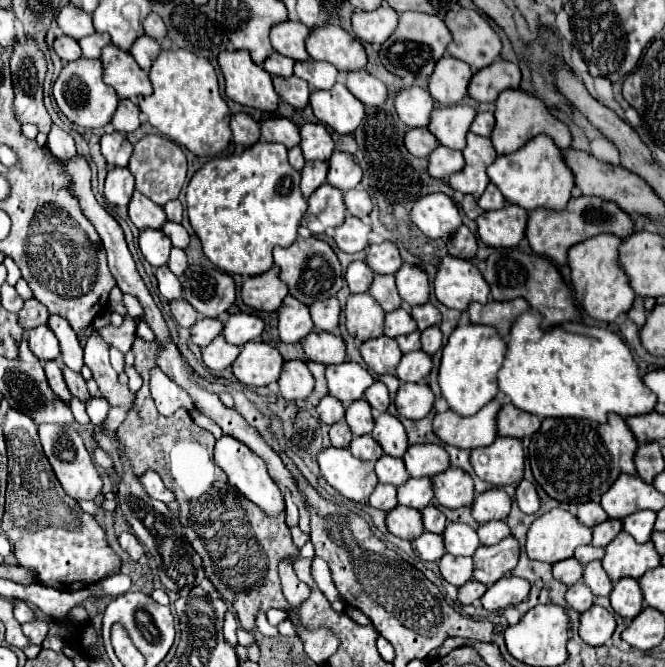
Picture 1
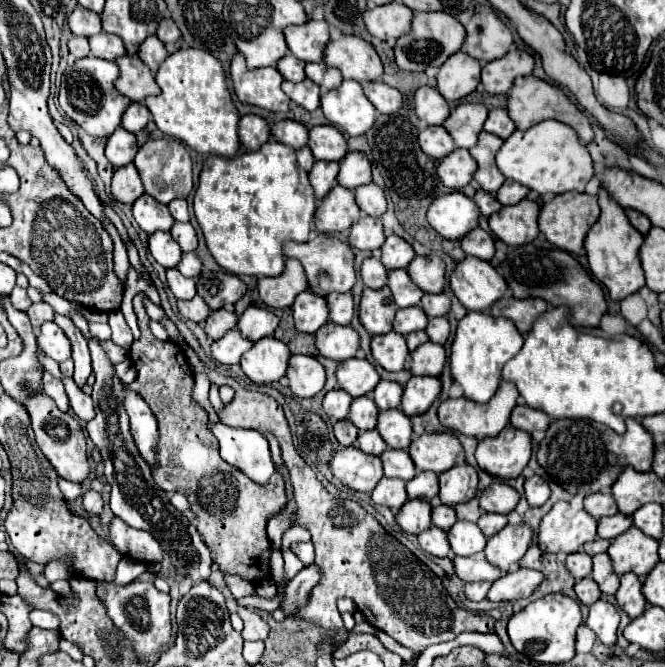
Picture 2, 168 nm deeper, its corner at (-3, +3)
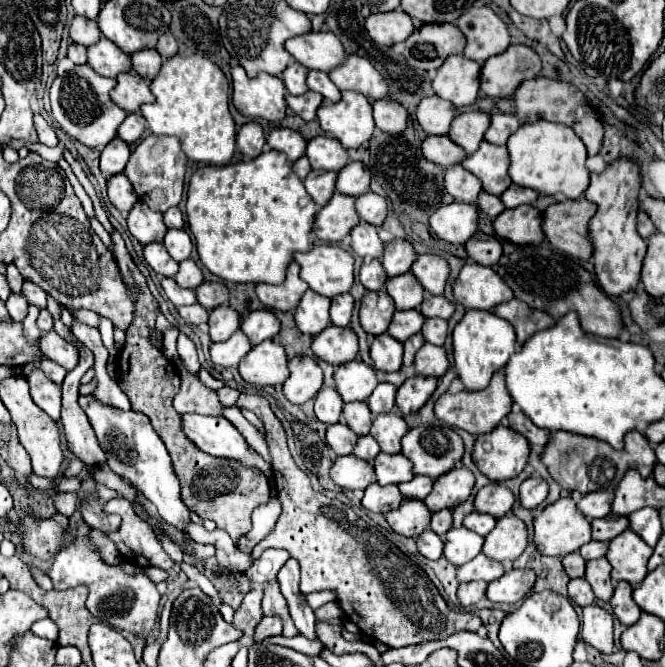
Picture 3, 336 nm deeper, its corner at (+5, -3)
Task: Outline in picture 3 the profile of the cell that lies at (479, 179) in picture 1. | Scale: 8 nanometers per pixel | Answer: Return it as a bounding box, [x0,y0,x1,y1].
[462,140,508,196]

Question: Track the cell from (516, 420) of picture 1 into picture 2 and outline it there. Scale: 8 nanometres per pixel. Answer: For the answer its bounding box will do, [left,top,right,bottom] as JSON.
[510,404,550,432]

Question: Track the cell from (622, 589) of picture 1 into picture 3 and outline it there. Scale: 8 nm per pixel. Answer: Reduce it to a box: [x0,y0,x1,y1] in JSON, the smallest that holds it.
[610,582,642,626]

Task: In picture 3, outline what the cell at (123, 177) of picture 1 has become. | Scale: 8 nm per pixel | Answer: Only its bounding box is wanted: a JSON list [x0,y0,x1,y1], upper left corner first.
[108,174,138,216]

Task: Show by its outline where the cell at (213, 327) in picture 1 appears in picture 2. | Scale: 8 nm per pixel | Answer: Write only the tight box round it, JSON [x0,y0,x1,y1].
[206,308,238,340]

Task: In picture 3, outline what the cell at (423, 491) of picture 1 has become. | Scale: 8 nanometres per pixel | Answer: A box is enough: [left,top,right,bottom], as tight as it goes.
[398,476,432,500]

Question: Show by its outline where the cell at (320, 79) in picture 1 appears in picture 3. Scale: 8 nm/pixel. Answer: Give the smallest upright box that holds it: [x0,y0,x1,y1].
[306,70,340,102]

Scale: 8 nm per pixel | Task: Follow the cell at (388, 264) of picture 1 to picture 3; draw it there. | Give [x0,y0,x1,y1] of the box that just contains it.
[380,238,416,278]

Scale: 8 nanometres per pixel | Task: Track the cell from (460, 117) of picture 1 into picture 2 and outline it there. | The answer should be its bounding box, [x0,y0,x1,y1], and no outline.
[444,104,488,148]

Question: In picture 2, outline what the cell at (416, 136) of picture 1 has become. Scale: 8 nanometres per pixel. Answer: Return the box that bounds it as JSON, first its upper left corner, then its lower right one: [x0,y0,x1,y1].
[418,126,456,160]

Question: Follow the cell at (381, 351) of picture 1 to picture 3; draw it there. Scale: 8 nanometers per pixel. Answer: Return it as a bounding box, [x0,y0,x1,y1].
[370,334,402,372]

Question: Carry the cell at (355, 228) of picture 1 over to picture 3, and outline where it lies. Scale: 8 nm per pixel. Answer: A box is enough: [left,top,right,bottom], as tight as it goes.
[352,222,382,258]

